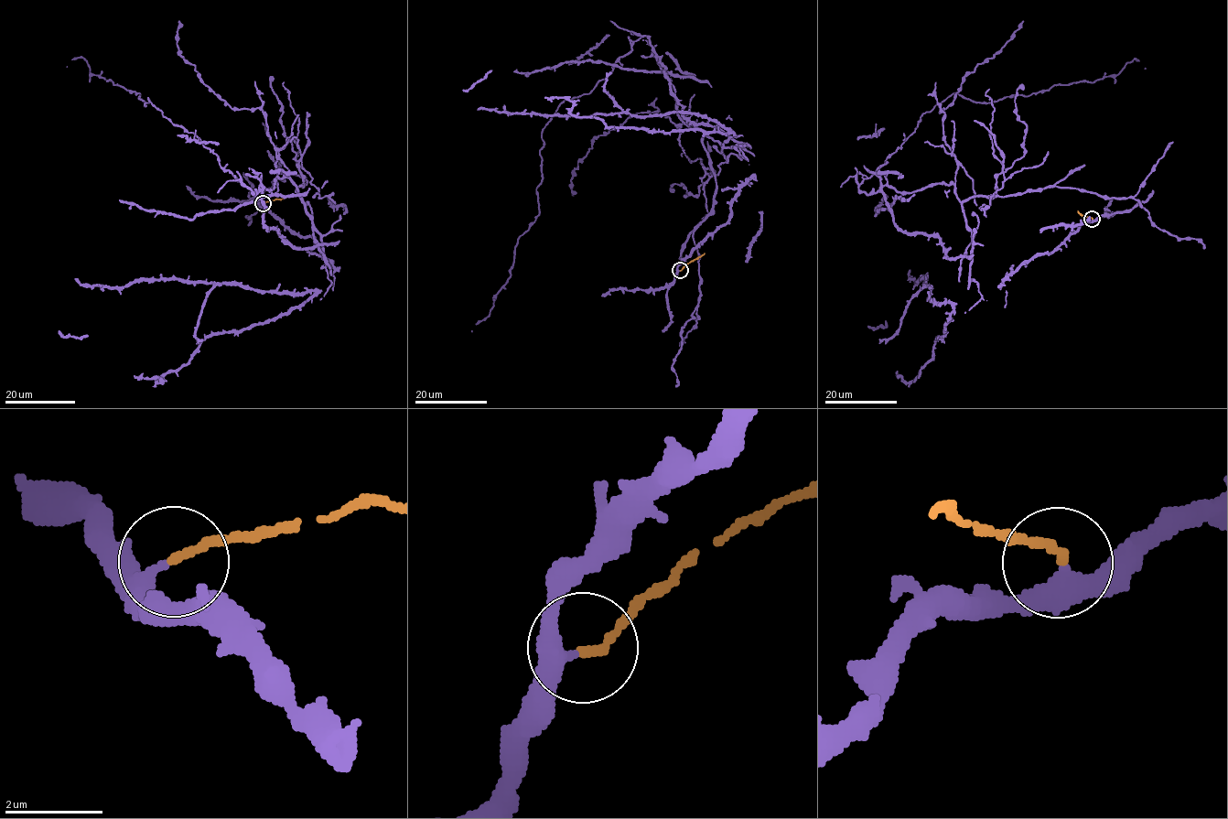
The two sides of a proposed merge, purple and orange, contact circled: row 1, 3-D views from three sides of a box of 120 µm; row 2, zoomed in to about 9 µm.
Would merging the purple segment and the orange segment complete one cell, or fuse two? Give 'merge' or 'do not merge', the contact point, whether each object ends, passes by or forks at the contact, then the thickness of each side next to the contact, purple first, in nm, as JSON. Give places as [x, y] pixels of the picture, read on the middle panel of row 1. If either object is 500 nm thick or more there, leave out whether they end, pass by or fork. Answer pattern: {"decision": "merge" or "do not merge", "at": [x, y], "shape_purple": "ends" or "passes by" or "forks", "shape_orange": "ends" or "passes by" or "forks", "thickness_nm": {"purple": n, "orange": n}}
{"decision": "do not merge", "at": [680, 270], "shape_purple": "passes by", "shape_orange": "ends", "thickness_nm": {"purple": 280, "orange": 180}}

